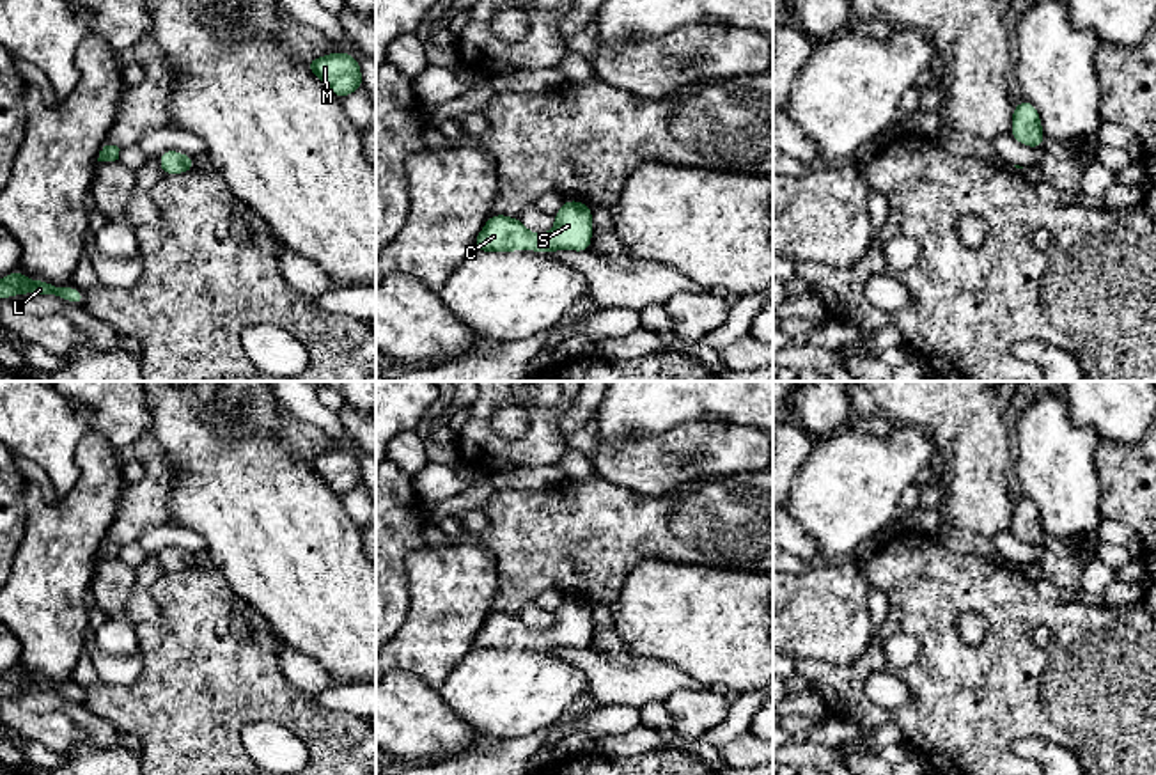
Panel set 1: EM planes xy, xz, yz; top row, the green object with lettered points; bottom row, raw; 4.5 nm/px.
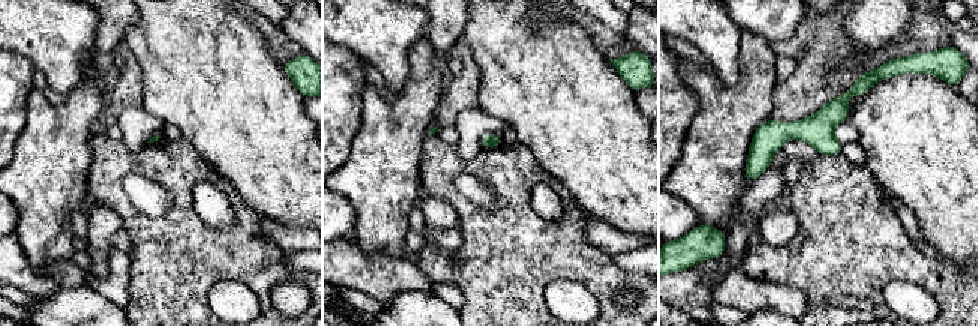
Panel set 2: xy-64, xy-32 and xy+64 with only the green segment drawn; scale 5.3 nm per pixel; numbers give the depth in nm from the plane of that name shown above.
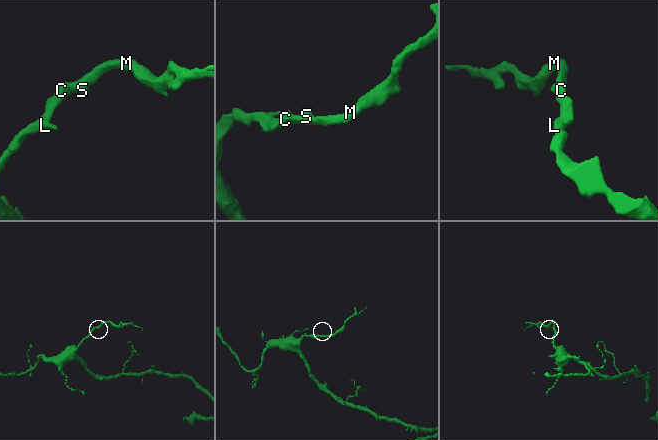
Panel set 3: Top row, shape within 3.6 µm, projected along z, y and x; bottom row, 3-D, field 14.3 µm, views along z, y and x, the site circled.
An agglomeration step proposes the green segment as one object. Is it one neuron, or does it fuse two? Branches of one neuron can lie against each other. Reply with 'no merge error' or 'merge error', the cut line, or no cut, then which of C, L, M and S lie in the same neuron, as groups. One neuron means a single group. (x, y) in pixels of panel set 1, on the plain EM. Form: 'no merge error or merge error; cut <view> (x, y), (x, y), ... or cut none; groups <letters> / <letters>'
no merge error; cut none; groups C L M S

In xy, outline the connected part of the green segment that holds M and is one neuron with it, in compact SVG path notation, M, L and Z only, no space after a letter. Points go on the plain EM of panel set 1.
M344 449L309 456L309 466L340 497L363 484L358 458Z

